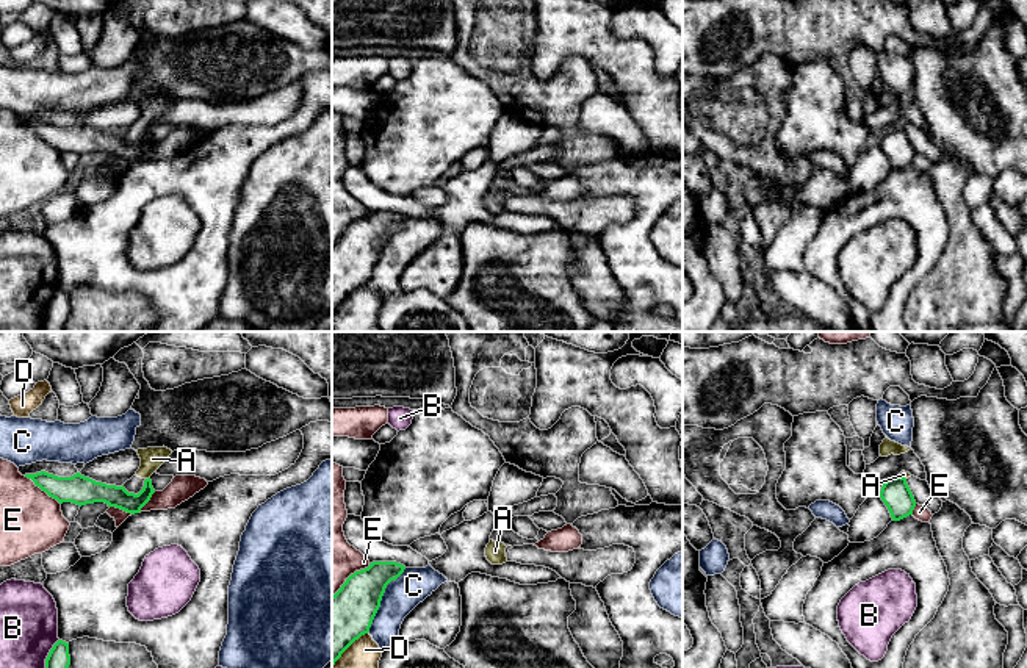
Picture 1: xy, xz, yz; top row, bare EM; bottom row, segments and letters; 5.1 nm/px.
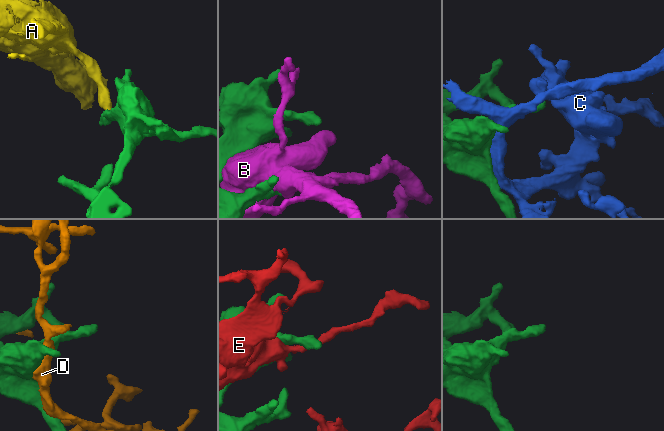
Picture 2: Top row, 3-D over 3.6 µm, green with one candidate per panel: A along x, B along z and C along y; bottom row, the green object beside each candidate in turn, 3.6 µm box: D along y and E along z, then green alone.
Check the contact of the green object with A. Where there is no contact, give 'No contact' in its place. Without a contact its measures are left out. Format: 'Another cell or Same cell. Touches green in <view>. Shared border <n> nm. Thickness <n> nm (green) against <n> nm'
Another cell. Touches green in xy. Shared border 30 nm. Thickness 110 nm (green) against 110 nm

